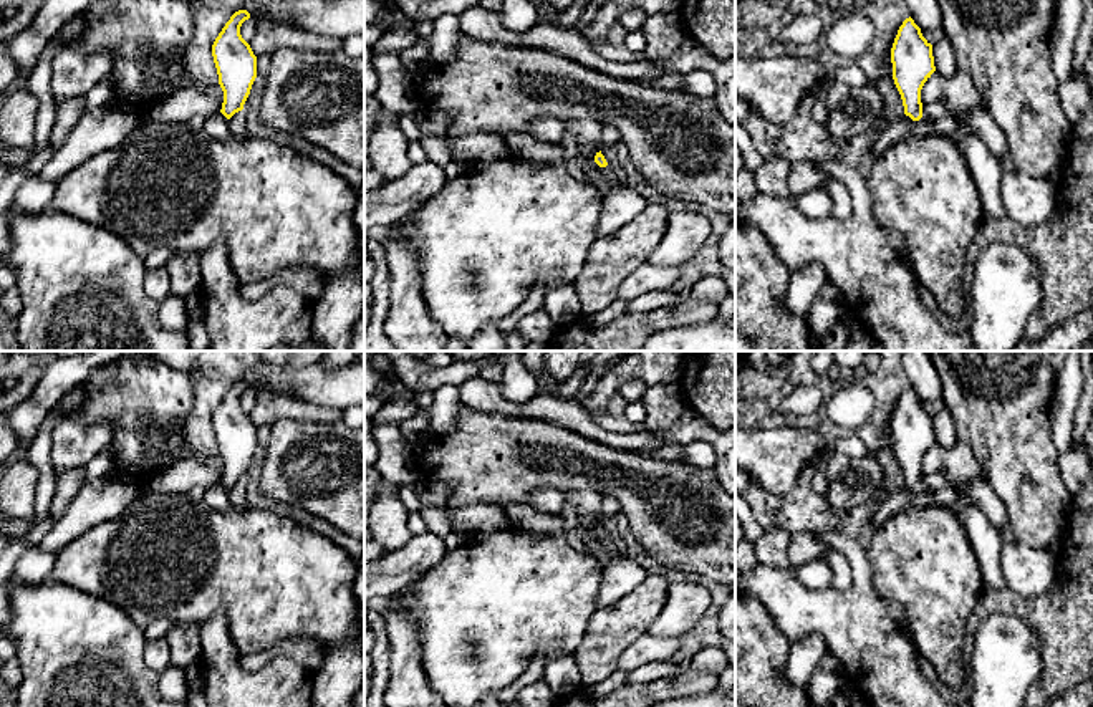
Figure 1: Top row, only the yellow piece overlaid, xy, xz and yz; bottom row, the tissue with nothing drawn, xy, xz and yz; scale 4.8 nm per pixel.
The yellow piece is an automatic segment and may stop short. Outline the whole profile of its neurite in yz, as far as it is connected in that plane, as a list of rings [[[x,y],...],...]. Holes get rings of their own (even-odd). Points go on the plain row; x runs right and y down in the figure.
[[[909,387],[903,392],[891,419],[893,450],[901,465],[904,485],[922,488],[921,460],[936,442],[932,416]]]

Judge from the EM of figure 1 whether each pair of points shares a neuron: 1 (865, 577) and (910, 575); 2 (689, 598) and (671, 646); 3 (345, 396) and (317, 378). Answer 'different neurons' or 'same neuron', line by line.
1: different neurons
2: different neurons
3: same neuron

